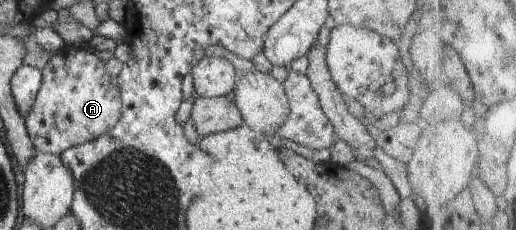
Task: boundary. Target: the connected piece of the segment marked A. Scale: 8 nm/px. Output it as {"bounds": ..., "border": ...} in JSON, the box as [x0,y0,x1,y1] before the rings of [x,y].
{"bounds":[25,43,123,155],"border":[[[89,43],[69,44],[49,59],[40,89],[25,118],[36,152],[60,155],[66,149],[104,135],[121,118],[123,108],[119,81],[108,74],[106,64]]]}

